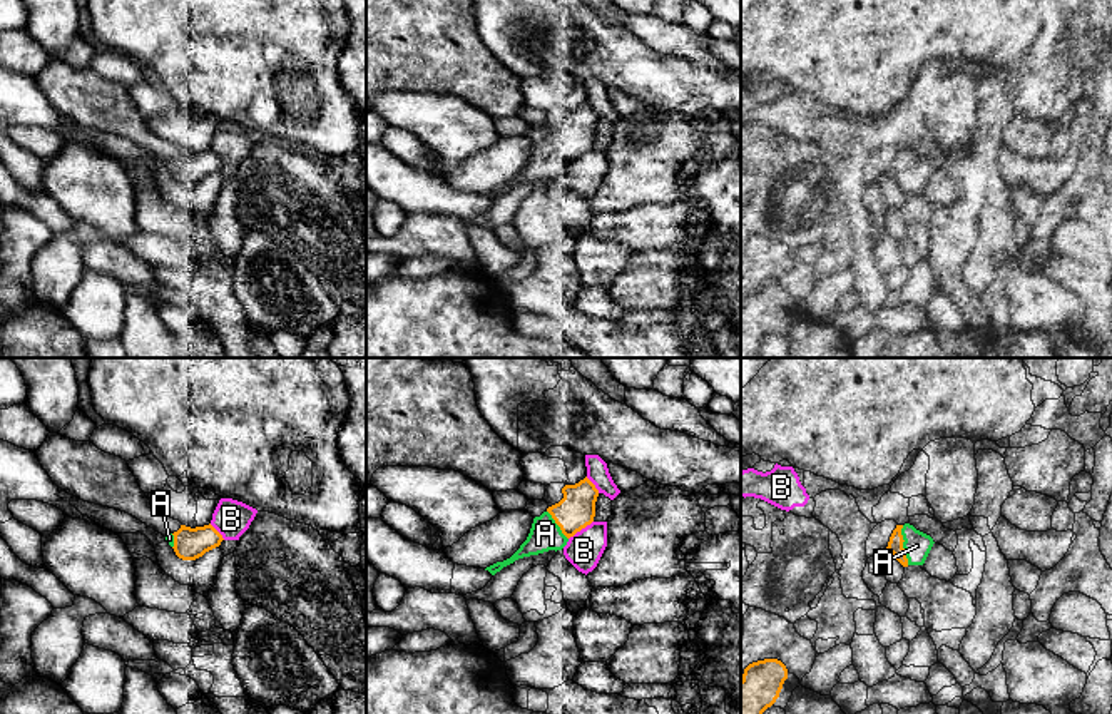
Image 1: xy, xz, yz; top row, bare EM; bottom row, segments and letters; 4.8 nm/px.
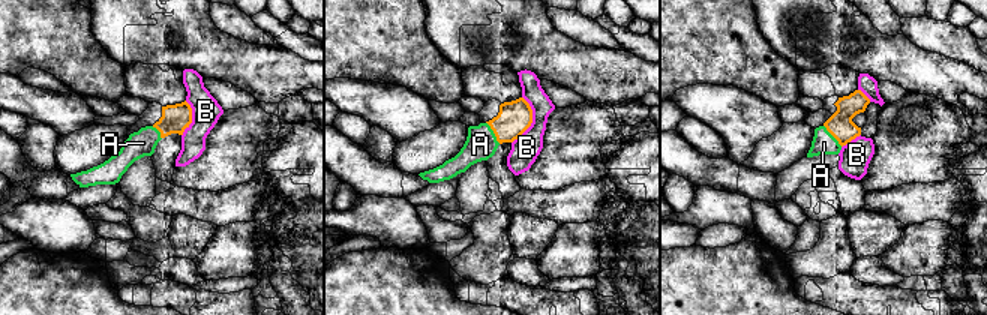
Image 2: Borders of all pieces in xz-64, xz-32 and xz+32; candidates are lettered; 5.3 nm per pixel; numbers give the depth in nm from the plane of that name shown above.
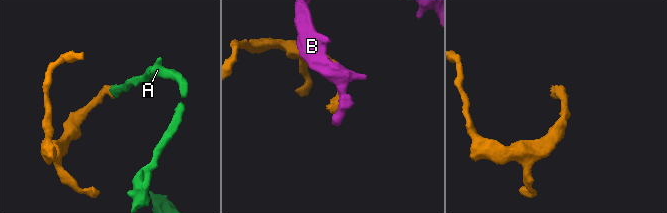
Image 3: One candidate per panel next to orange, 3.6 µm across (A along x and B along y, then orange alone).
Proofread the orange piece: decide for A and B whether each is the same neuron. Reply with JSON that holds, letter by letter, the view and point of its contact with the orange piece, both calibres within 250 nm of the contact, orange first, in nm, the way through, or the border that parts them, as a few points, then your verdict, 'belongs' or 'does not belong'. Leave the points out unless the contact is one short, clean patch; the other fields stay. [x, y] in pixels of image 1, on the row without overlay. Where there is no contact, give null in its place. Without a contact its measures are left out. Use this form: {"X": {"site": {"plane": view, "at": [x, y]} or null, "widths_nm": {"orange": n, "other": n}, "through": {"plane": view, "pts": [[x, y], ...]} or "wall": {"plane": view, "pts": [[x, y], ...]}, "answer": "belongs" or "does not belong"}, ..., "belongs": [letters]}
{"A": {"site": {"plane": "yz", "at": [902, 171]}, "widths_nm": {"orange": 80, "other": 130}, "answer": "belongs"}, "B": {"site": {"plane": "xz", "at": [581, 154]}, "widths_nm": {"orange": 180, "other": 170}, "answer": "does not belong"}, "belongs": ["A"]}

